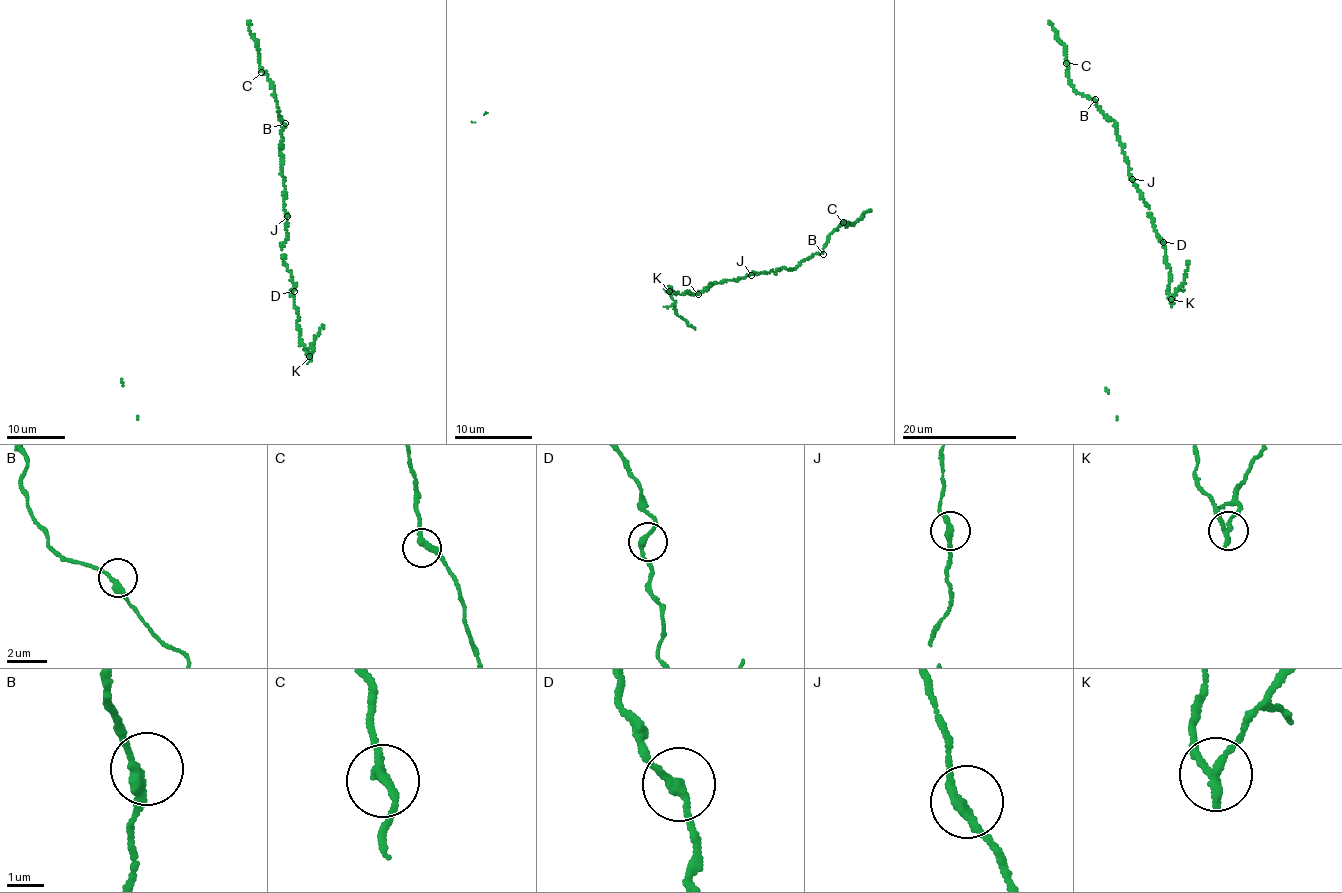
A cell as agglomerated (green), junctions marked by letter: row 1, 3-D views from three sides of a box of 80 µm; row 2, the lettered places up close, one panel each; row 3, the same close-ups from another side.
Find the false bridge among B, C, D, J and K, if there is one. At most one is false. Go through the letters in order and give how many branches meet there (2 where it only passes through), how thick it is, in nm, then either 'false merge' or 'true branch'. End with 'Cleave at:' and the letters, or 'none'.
B: 2 | 240 nm | true branch
C: 2 | 260 nm | true branch
D: 2 | 240 nm | true branch
J: 2 | 260 nm | true branch
K: 2 | 260 nm | false merge
Cleave at: K

